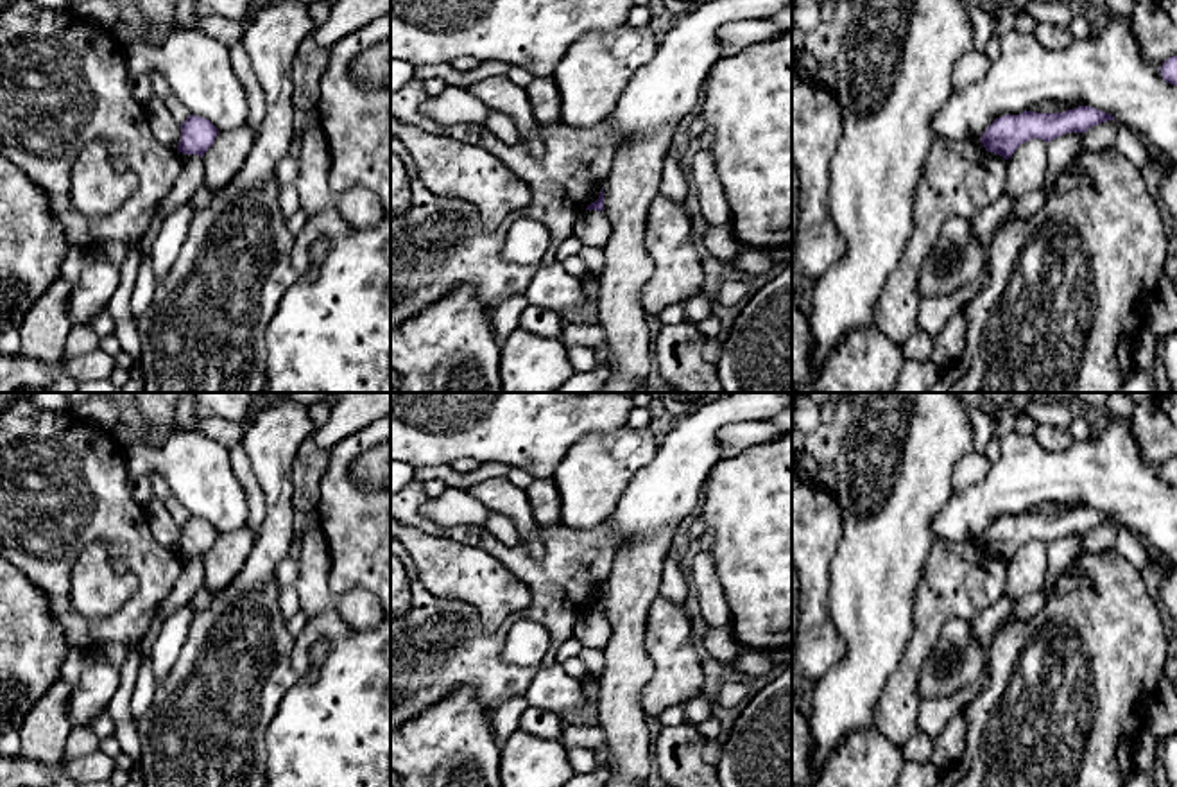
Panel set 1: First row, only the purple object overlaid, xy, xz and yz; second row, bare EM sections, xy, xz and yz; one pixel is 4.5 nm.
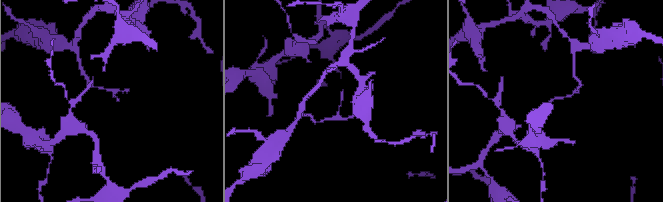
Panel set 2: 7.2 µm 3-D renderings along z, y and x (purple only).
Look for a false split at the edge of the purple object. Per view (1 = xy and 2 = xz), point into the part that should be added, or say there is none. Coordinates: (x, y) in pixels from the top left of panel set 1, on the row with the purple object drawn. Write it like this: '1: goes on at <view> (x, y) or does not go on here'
1: does not go on here
2: does not go on here

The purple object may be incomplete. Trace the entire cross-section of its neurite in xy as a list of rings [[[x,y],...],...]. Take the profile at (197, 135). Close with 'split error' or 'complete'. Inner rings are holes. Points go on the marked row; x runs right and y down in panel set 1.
[[[190,115],[181,124],[181,142],[177,151],[183,154],[204,156],[204,152],[213,145],[217,134],[219,131],[210,120]]]; complete

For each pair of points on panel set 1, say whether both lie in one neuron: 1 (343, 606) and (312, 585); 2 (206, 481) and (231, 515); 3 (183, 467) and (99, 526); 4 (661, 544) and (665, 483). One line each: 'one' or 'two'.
1: one
2: one
3: two
4: two

